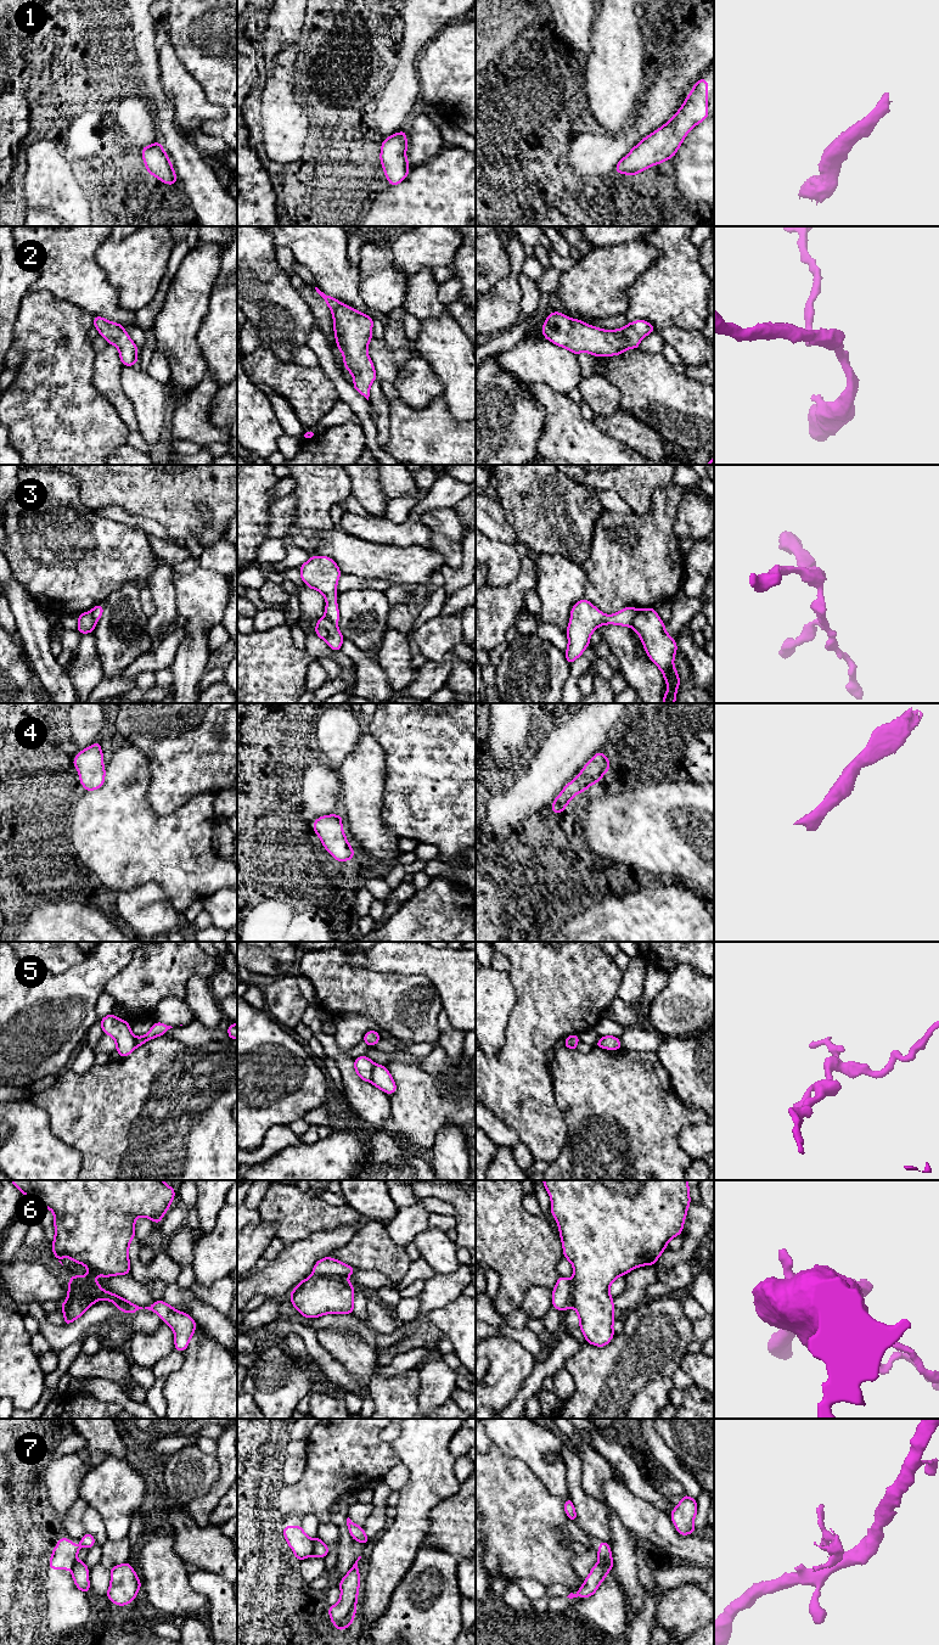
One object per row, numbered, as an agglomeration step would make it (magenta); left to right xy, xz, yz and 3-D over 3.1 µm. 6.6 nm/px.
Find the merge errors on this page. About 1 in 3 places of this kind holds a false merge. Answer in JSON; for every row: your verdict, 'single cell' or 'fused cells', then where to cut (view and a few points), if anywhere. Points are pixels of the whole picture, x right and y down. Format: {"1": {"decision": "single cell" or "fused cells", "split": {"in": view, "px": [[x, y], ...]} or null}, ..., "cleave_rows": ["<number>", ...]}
{"1": {"decision": "single cell", "split": null}, "2": {"decision": "single cell", "split": null}, "3": {"decision": "fused cells", "split": {"in": "yz", "px": [[639, 610], [629, 626]]}}, "4": {"decision": "single cell", "split": null}, "5": {"decision": "fused cells", "split": {"in": "xz", "px": [[376, 1065], [370, 1081]]}}, "6": {"decision": "fused cells", "split": {"in": "xz", "px": [[313, 1274], [342, 1278], [346, 1281]]}}, "7": {"decision": "fused cells", "split": {"in": "xz", "px": [[311, 1539], [314, 1555]]}}, "cleave_rows": ["3", "5", "6", "7"]}

